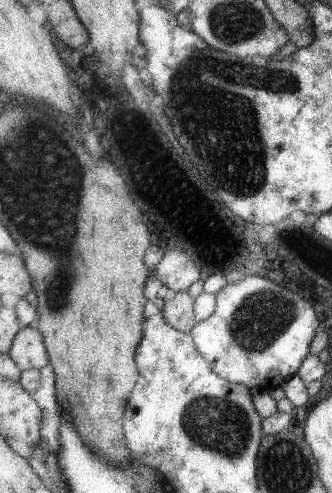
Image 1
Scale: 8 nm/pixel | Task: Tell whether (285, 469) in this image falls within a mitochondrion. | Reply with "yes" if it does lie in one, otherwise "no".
yes

